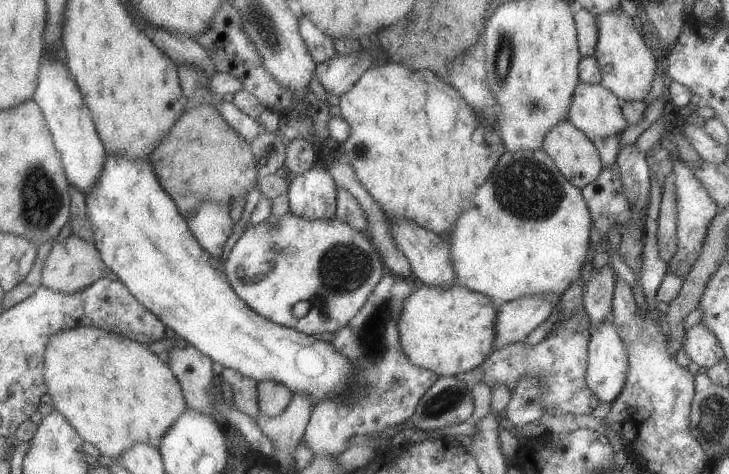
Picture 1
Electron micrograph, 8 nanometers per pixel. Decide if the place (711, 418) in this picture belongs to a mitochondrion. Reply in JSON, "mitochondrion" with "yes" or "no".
{"mitochondrion":"yes"}

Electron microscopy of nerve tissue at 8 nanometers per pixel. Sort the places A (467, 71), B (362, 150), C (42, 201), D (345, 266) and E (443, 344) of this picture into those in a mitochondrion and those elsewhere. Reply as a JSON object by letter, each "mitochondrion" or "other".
{"A":"mitochondrion","B":"mitochondrion","C":"mitochondrion","D":"mitochondrion","E":"other"}

